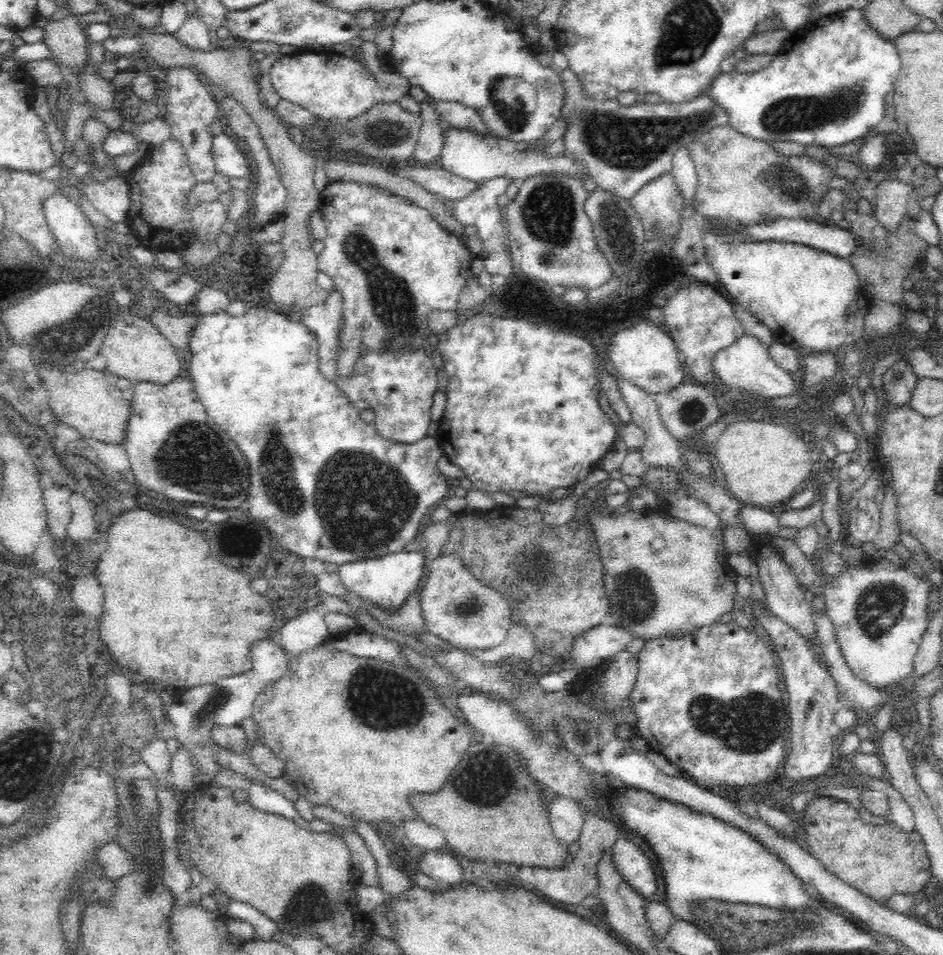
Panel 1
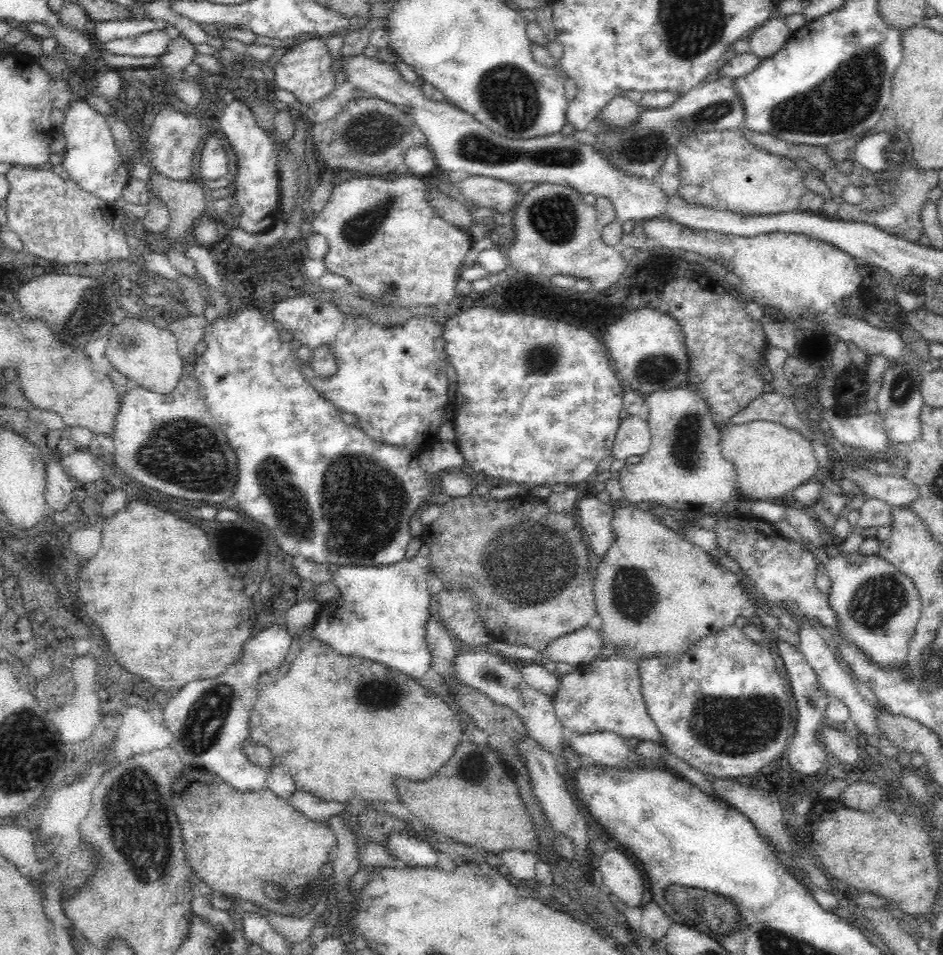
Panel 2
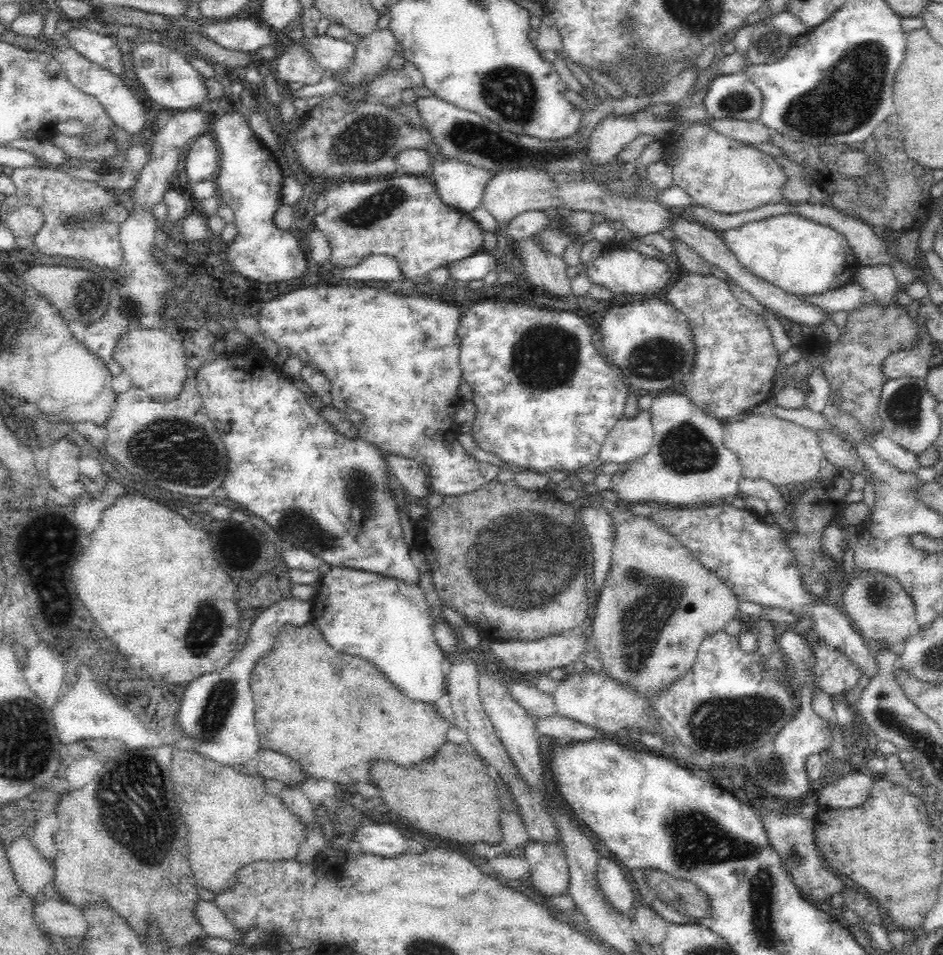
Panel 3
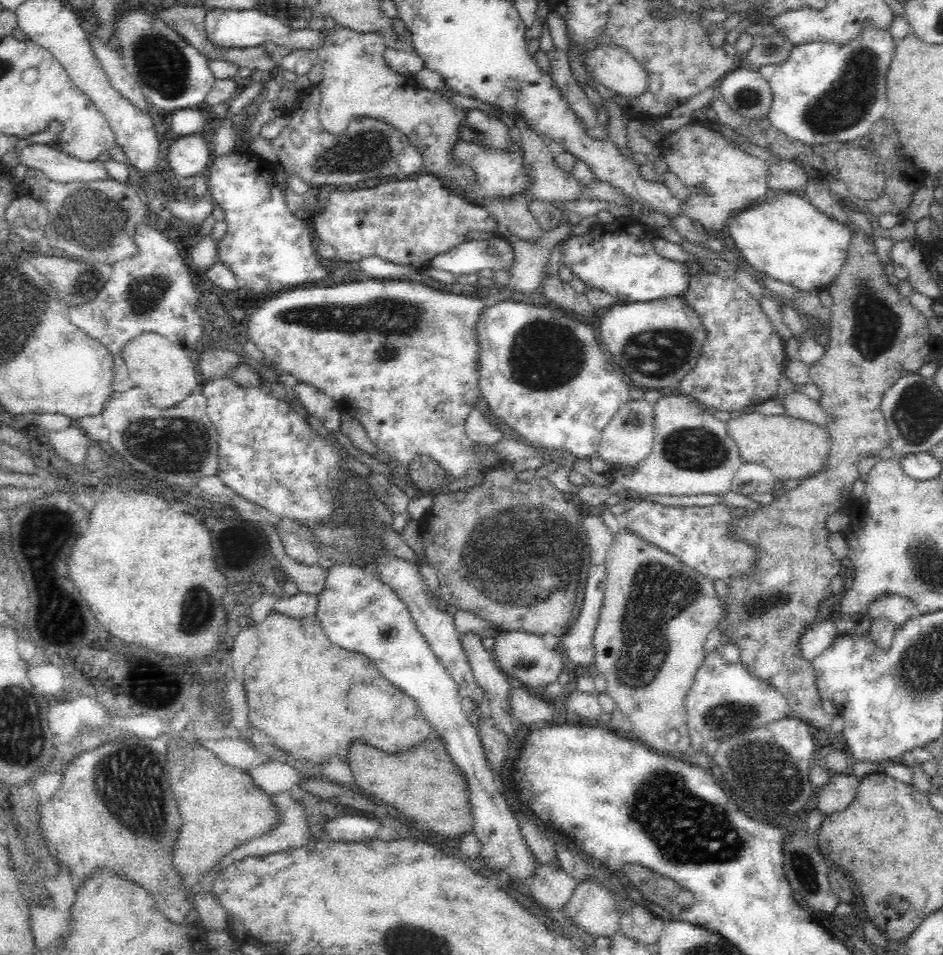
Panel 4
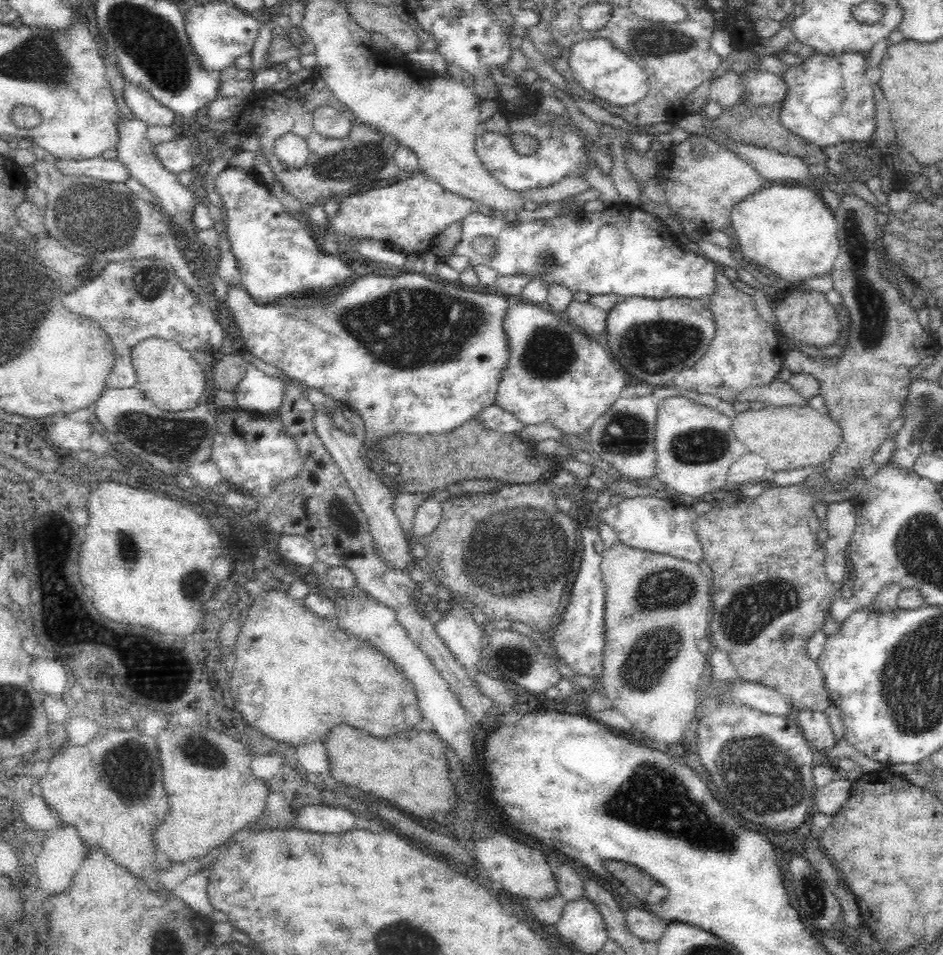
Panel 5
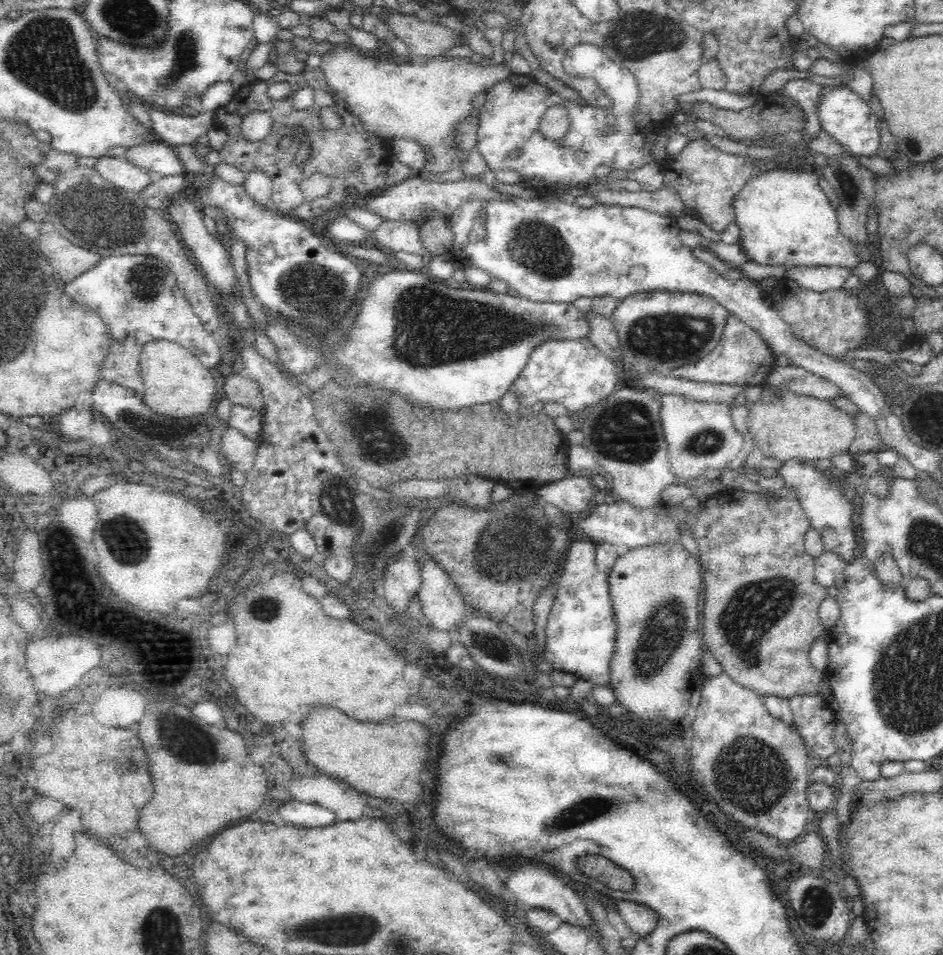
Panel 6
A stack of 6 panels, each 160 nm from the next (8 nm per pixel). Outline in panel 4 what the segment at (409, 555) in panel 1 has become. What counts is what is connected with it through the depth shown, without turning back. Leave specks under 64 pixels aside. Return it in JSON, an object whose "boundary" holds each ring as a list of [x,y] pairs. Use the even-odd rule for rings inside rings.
{"boundary":[[[336,564],[328,568],[325,586],[317,597],[318,606],[314,614],[330,642],[345,651],[368,657],[388,682],[412,697],[432,725],[434,736],[443,740],[451,759],[460,767],[466,777],[474,817],[473,834],[482,842],[478,862],[497,870],[496,874],[500,870],[505,872],[512,882],[529,882],[537,858],[524,843],[520,825],[495,782],[482,748],[479,729],[461,711],[457,682],[418,631],[404,601],[374,574],[352,564]]]}

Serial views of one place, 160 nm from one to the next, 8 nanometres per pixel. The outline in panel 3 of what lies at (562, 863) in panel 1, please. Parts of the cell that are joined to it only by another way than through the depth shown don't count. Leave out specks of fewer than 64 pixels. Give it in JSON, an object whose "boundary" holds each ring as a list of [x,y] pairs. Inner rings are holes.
{"boundary":[[[446,741],[431,759],[410,768],[382,762],[382,760],[374,761],[371,764],[370,775],[379,788],[387,808],[402,816],[402,819],[408,820],[414,828],[462,844],[483,842],[486,845],[495,845],[503,839],[501,816],[504,814],[505,807],[500,801],[496,781],[486,771],[483,761],[484,759],[480,758],[467,743],[456,744]]]}

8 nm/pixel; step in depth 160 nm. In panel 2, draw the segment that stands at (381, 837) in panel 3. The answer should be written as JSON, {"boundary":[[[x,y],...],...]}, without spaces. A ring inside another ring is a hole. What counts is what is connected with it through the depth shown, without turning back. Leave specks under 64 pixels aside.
{"boundary":[[[392,833],[385,842],[385,847],[403,864],[408,866],[426,866],[432,868],[439,860],[440,849],[433,843],[408,834]]]}

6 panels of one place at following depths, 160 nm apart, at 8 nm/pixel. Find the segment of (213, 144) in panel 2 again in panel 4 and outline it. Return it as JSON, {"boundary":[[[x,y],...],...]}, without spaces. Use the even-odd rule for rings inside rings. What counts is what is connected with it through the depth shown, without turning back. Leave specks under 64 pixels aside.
{"boundary":[[[204,135],[181,136],[170,144],[168,150],[169,166],[176,180],[197,176],[208,168],[210,157],[208,140]]]}

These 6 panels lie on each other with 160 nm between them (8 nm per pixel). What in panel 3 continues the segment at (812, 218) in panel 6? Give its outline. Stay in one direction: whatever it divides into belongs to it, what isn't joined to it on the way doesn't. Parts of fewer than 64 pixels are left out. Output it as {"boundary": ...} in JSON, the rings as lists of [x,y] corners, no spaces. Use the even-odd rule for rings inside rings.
{"boundary":[[[782,214],[763,220],[745,223],[737,228],[723,231],[723,241],[737,256],[740,264],[752,271],[758,278],[780,287],[783,292],[806,298],[814,294],[824,294],[849,284],[855,278],[859,262],[847,238],[833,228],[804,219],[794,214]]]}

